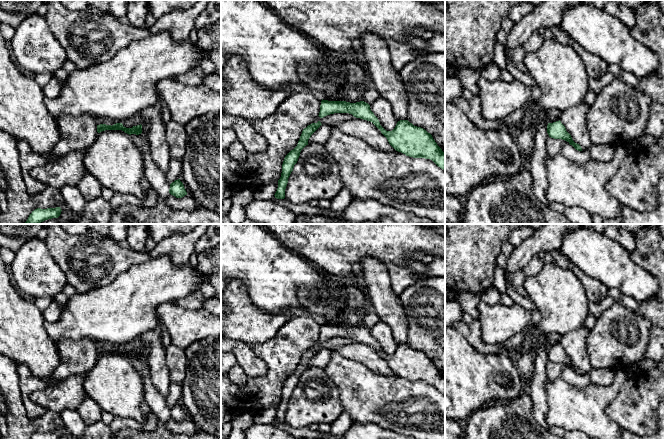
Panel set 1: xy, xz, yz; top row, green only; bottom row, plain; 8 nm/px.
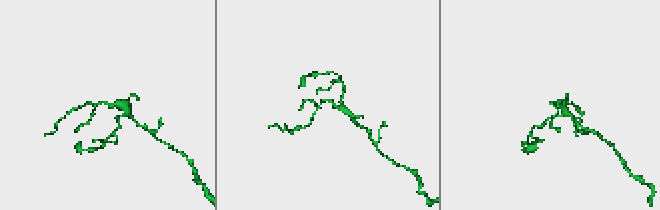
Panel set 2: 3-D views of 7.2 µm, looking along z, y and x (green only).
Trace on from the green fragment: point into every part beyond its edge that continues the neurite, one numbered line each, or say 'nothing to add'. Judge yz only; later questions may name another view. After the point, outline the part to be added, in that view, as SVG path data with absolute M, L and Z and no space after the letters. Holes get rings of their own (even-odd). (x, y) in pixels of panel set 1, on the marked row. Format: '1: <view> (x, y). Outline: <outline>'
nothing to add

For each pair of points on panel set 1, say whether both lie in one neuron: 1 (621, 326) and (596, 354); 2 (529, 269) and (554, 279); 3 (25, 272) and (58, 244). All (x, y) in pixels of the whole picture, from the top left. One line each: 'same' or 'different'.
1: same
2: different
3: different

